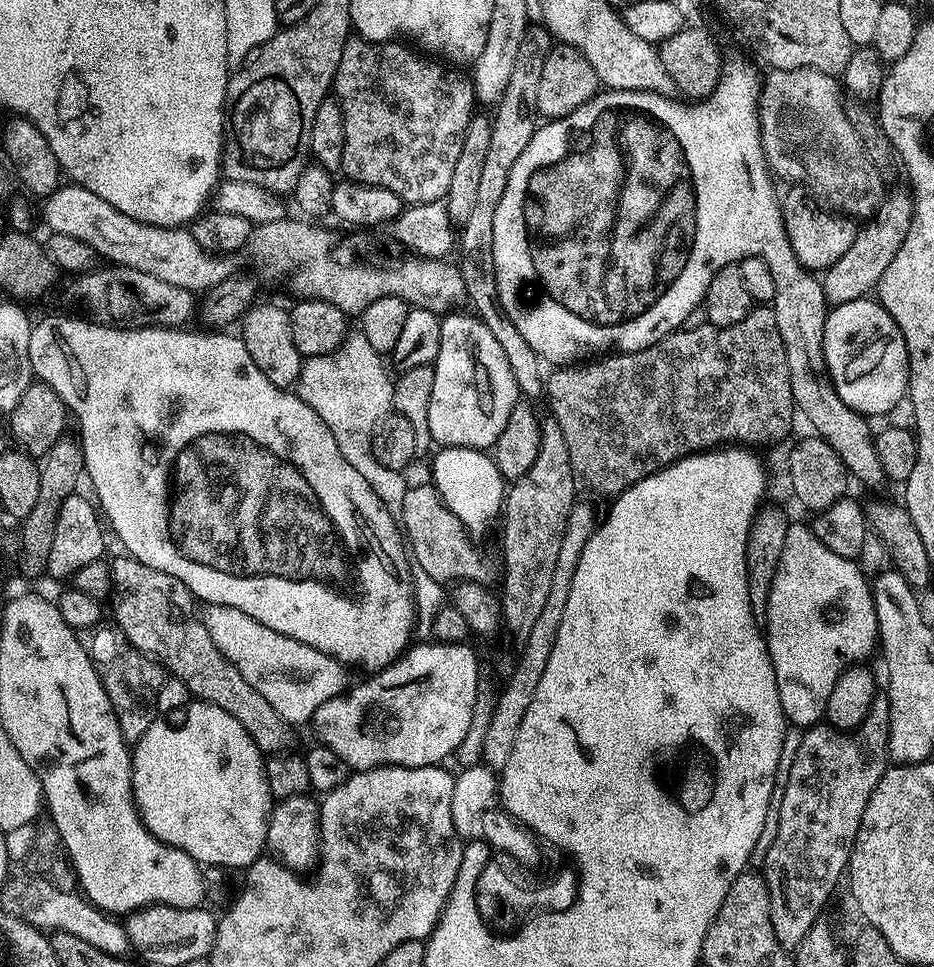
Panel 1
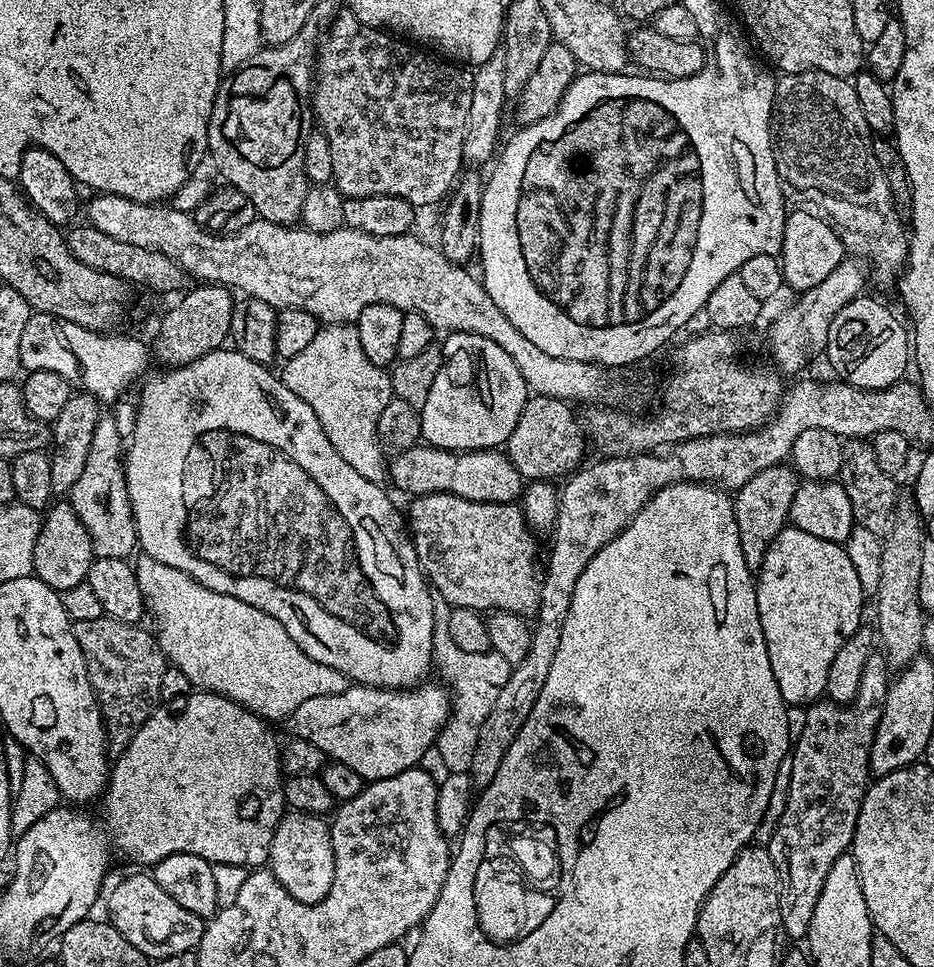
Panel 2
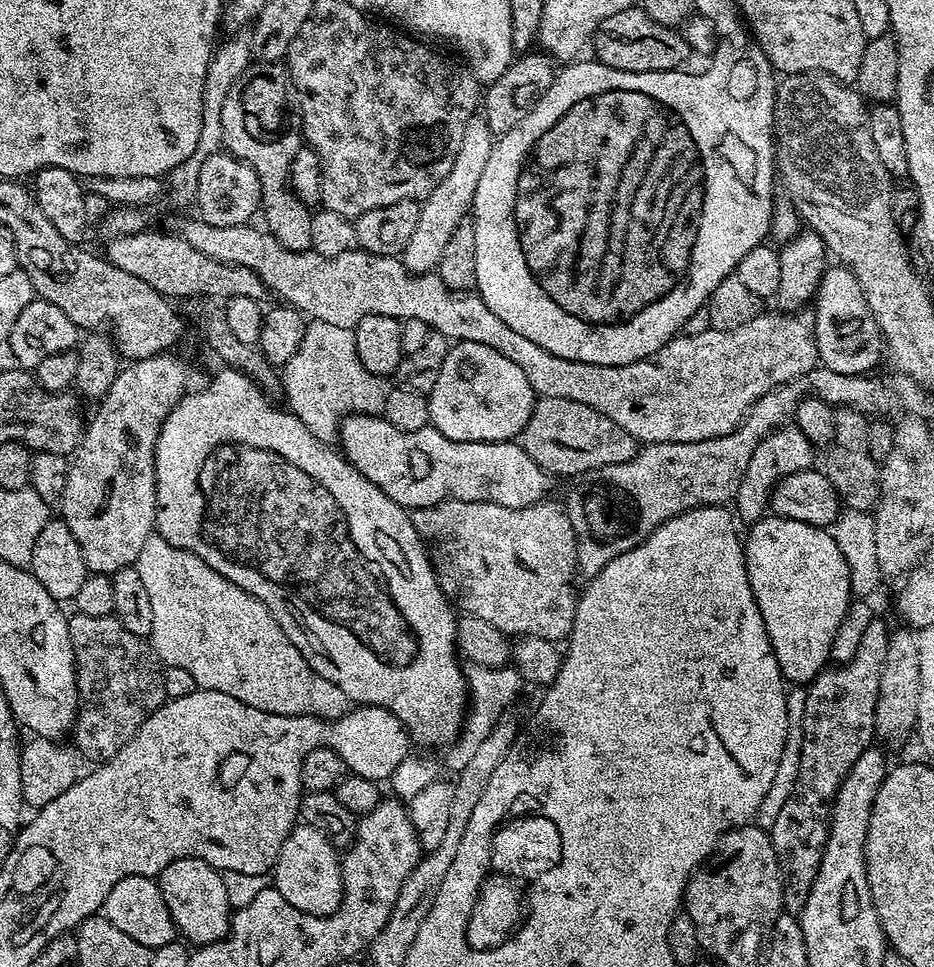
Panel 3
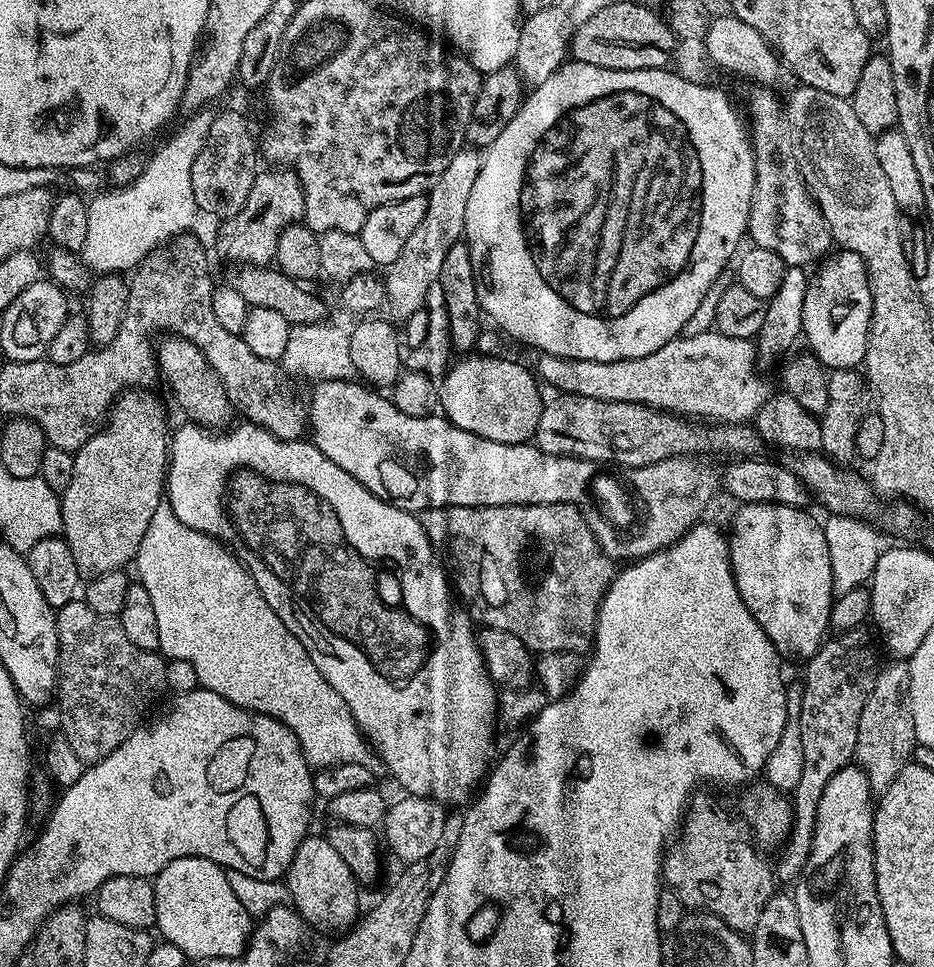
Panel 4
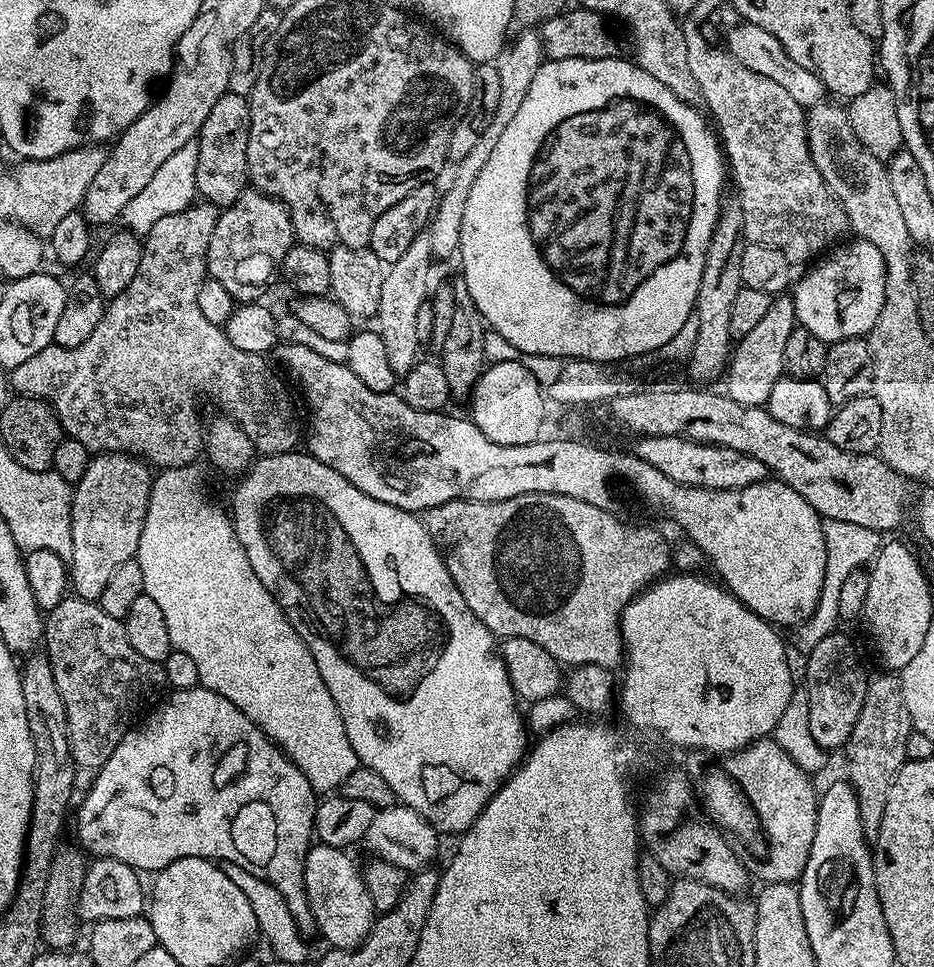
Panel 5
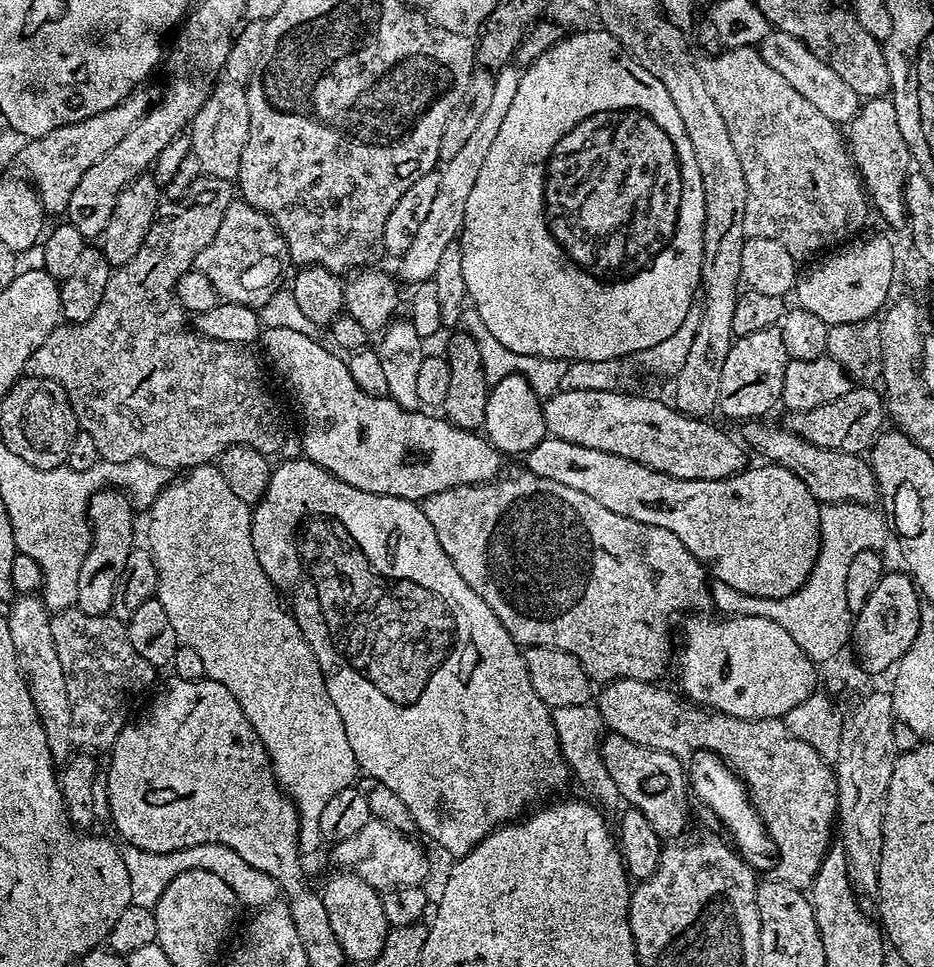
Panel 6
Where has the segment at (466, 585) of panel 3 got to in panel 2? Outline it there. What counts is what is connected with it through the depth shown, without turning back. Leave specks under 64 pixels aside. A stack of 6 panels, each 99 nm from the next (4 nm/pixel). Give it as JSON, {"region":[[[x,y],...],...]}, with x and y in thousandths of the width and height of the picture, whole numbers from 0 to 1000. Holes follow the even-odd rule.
{"region":[[[461,509],[455,513],[444,514],[440,518],[437,529],[435,525],[435,546],[441,555],[441,564],[445,570],[445,576],[450,587],[454,590],[455,597],[461,607],[476,619],[485,629],[506,629],[515,635],[533,633],[549,633],[556,637],[565,639],[571,636],[578,622],[578,606],[580,603],[580,592],[574,588],[574,558],[575,551],[565,545],[561,535],[561,526],[556,520],[550,521],[521,521],[520,519],[507,519],[494,513],[487,513],[481,509]]]}

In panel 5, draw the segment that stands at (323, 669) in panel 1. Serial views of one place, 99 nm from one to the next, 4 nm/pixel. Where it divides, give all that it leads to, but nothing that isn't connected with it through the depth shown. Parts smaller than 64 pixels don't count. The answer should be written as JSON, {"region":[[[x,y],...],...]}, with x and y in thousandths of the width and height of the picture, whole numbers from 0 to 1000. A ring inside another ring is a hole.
{"region":[[[213,481],[172,485],[165,493],[153,538],[145,578],[152,588],[154,613],[163,618],[177,636],[183,666],[187,673],[203,676],[212,688],[212,701],[217,710],[238,718],[272,751],[279,753],[300,775],[328,800],[339,821],[363,816],[370,804],[387,793],[385,785],[370,763],[366,738],[340,697],[340,685],[325,661],[300,630],[281,600],[272,592],[262,567],[254,556],[245,531],[229,521],[216,507],[218,492]]]}

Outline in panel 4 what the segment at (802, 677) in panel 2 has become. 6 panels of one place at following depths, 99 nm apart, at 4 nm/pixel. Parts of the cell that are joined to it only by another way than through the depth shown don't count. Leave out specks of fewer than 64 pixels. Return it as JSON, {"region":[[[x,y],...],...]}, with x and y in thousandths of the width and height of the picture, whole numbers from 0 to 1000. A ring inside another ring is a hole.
{"region":[[[793,520],[789,525],[792,526],[784,538],[779,569],[784,576],[784,596],[788,600],[790,614],[794,614],[799,631],[803,631],[812,647],[820,651],[824,664],[836,679],[849,678],[852,683],[864,685],[888,657],[887,640],[893,619],[889,569],[884,565],[884,552],[879,539],[874,539],[865,527],[850,523]]]}

